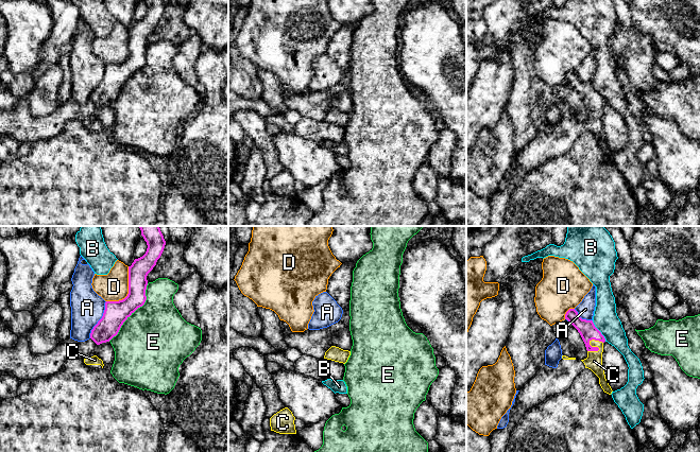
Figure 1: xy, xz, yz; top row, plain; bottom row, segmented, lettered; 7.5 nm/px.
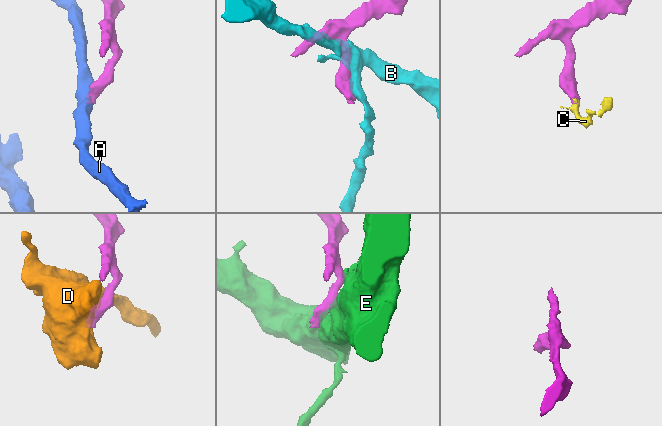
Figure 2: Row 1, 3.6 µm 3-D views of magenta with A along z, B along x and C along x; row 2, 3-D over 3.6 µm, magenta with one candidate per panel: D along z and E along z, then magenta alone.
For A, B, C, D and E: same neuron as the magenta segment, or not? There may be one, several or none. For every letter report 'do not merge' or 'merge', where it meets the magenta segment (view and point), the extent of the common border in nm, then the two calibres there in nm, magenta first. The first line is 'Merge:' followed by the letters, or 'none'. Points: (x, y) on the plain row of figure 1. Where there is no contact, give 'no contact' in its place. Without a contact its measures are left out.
Merge: C
A: do not merge | xy (100, 82) | 300 nm | 180/260 nm
B: do not merge | yz (599, 93) | 190 nm | 130/190 nm
C: merge | yz (593, 109) | 140 nm | 130/130 nm
D: do not merge | xy (129, 53) | 320 nm | 180/220 nm
E: do not merge | xy (134, 73) | 550 nm | 180/500 nm

